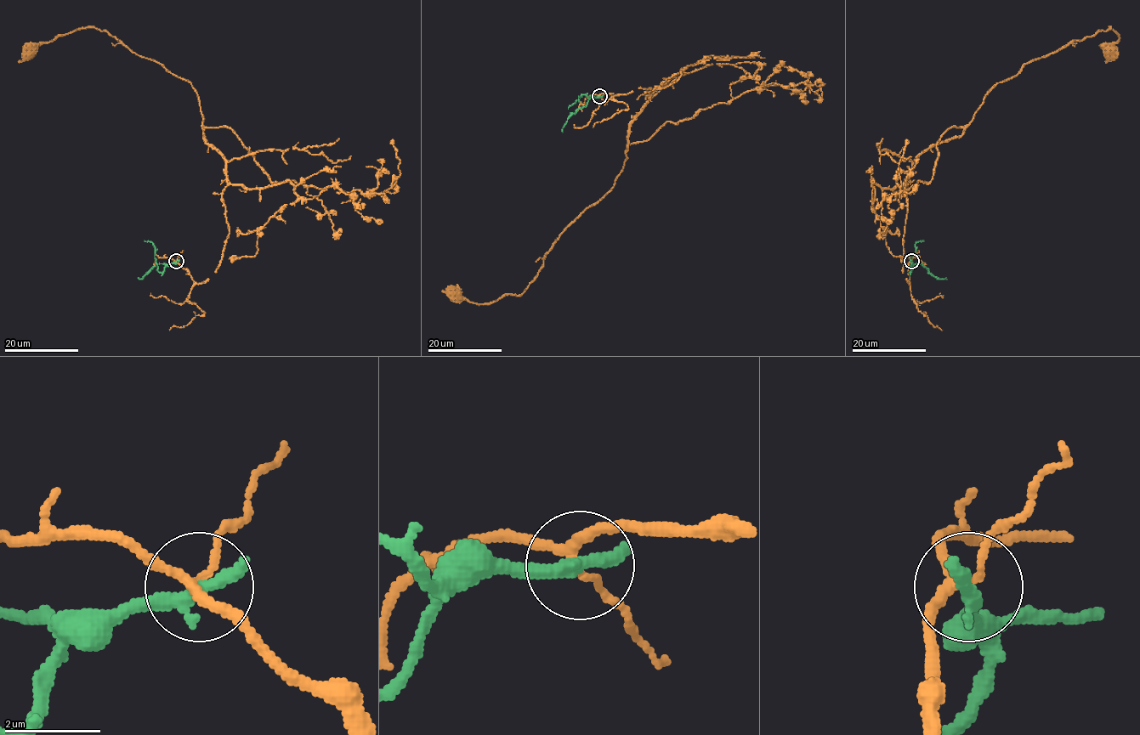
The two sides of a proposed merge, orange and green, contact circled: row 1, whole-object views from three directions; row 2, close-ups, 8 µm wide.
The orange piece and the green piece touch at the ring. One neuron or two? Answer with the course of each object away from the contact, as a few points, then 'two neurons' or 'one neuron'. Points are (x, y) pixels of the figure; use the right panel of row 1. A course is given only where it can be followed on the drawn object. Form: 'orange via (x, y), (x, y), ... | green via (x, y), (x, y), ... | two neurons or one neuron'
orange via (911, 261), (909, 283), (911, 163), (959, 137), (984, 96), (1025, 64), (1109, 28), (1119, 35), (1109, 50) | green via (911, 262), (912, 270), (910, 273), (915, 245), (923, 240) | two neurons

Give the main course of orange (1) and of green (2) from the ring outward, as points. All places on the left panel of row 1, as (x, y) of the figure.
1: (176, 261), (203, 283), (229, 234), (227, 163), (204, 137), (191, 84), (97, 28), (30, 50)
2: (176, 262), (170, 262), (160, 273), (155, 257), (155, 245), (144, 240)

